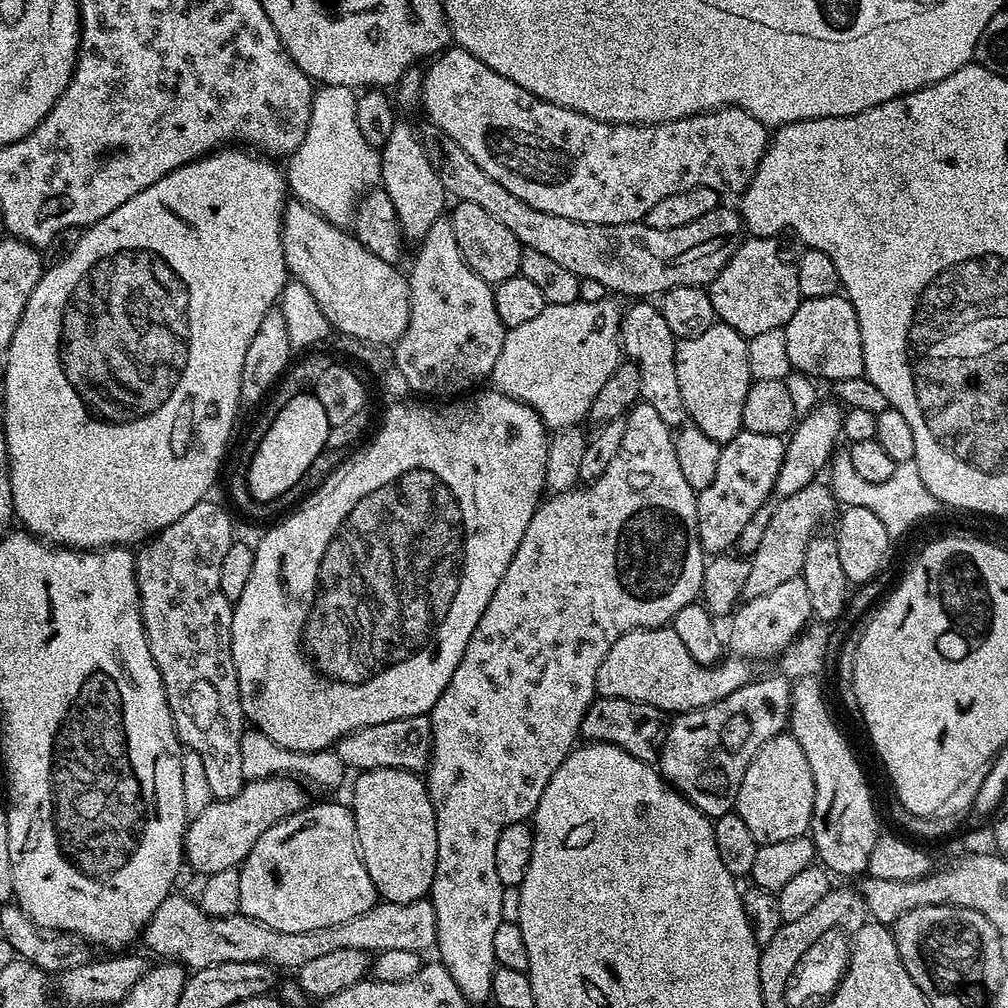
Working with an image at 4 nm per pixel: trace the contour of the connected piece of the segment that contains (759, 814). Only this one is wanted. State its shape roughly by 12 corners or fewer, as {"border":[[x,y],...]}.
{"border":[[791,734],[746,766],[734,810],[757,844],[811,829],[814,774]]}

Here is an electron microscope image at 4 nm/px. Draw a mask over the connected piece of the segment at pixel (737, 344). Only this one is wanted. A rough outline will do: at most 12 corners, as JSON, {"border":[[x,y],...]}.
{"border":[[717,322],[676,346],[688,419],[725,444],[742,431],[748,341]]}

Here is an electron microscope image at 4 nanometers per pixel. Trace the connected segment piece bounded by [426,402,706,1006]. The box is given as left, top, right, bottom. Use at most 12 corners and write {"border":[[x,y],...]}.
{"border":[[654,406],[541,499],[430,713],[434,948],[491,1001],[494,846],[622,634],[700,596]]}

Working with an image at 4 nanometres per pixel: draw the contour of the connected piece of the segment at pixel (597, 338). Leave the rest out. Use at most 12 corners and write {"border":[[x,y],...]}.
{"border":[[609,298],[507,329],[490,377],[549,430],[579,425],[622,362]]}

